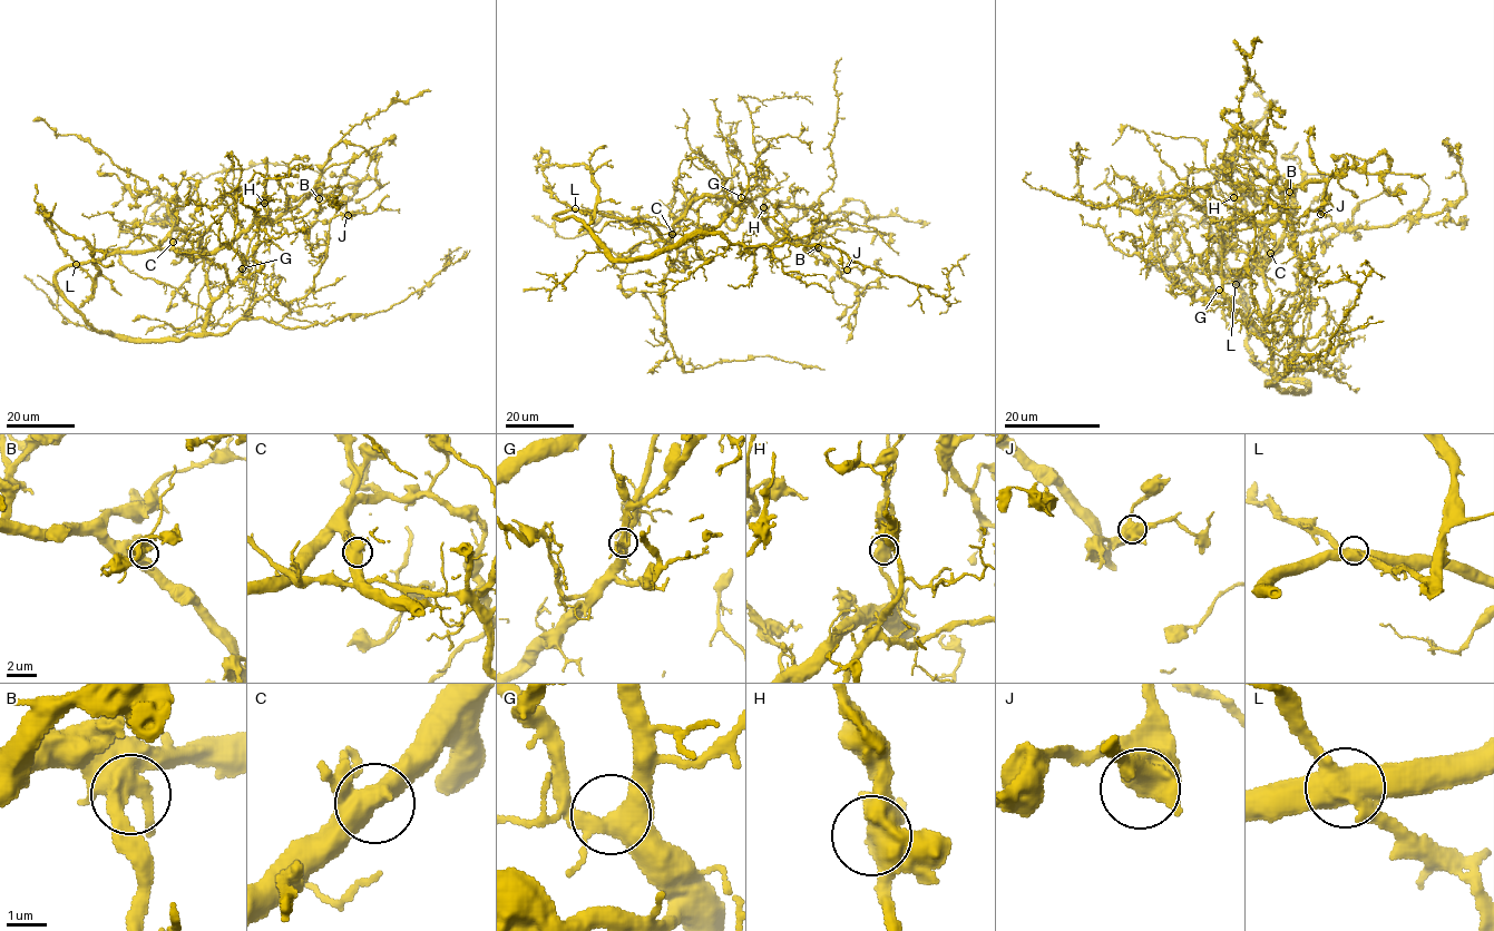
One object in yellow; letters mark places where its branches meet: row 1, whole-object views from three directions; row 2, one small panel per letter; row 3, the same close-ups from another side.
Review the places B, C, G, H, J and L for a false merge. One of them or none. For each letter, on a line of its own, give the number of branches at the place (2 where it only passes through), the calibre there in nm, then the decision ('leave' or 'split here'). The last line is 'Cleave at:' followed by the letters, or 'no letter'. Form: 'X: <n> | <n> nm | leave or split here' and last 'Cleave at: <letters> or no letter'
B: 4 | 440 nm | leave
C: 4 | 550 nm | leave
G: 4 | 480 nm | leave
H: 4 | 500 nm | leave
J: 4 | 480 nm | leave
L: 4 | 500 nm | split here
Cleave at: L

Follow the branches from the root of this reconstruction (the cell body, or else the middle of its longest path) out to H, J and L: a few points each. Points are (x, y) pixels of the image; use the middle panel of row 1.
H: (702, 229), (695, 223), (675, 226), (674, 223), (693, 202), (704, 196), (748, 199), (764, 217), (763, 207)
J: (702, 229), (674, 226), (693, 202), (748, 199), (779, 237), (807, 241), (840, 273), (847, 270)
L: (702, 229), (695, 223), (650, 225), (575, 208)

